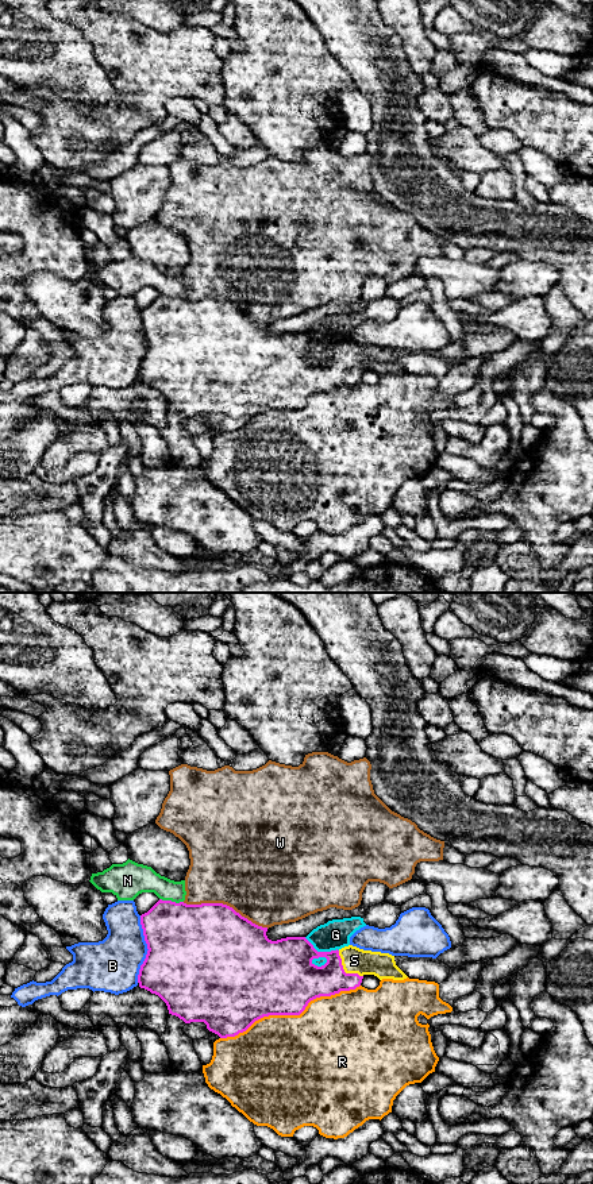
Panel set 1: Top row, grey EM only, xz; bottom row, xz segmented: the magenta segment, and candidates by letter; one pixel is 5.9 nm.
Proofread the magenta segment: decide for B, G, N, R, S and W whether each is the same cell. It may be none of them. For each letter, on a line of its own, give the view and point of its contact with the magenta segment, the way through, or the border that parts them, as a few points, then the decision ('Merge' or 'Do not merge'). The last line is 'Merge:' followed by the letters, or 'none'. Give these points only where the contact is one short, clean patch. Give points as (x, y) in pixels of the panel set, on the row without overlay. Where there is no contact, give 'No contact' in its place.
B: Touches magenta at xz (147, 343). Do not merge
G: Touches magenta at xz (322, 347). Do not merge
N: Touches magenta at xz (170, 296). Do not merge
R: Touches magenta at xz (291, 409). Do not merge
S: Touches magenta at xz (343, 365). Path across: xz (303, 375), (327, 375), (343, 365), (354, 355). Merge
W: Touches magenta at xz (226, 300). Do not merge
Merge: S

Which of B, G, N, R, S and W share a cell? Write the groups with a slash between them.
B / G / N / R / S / W

